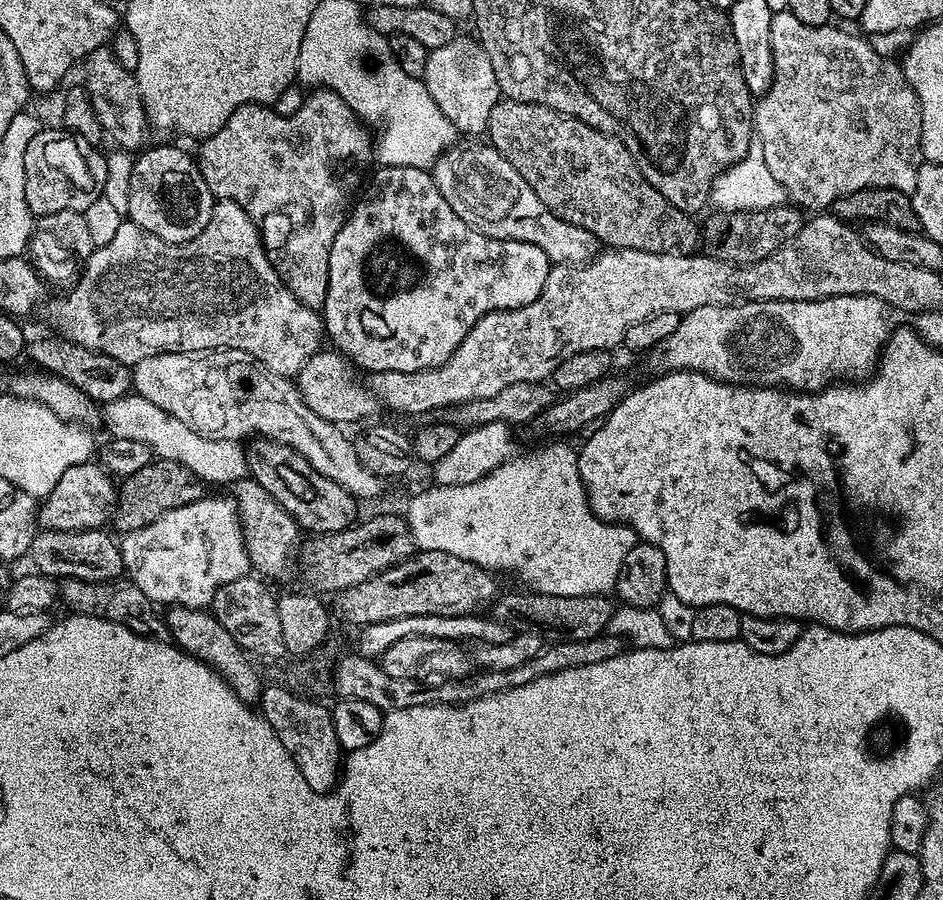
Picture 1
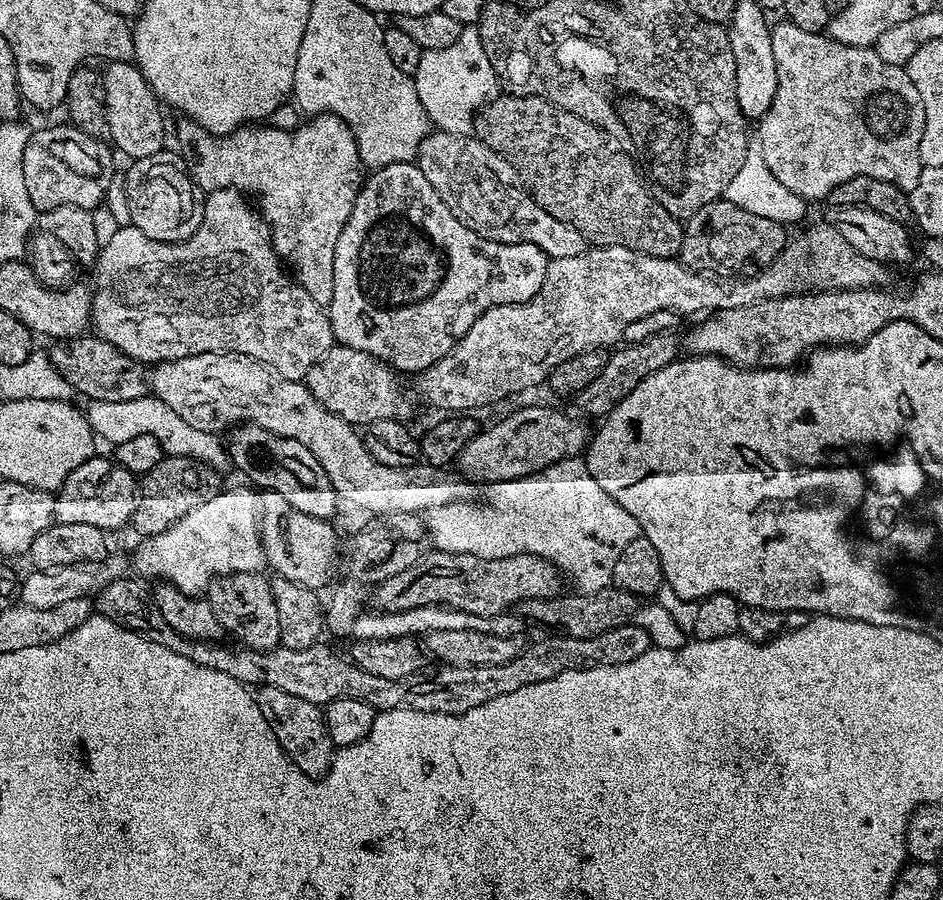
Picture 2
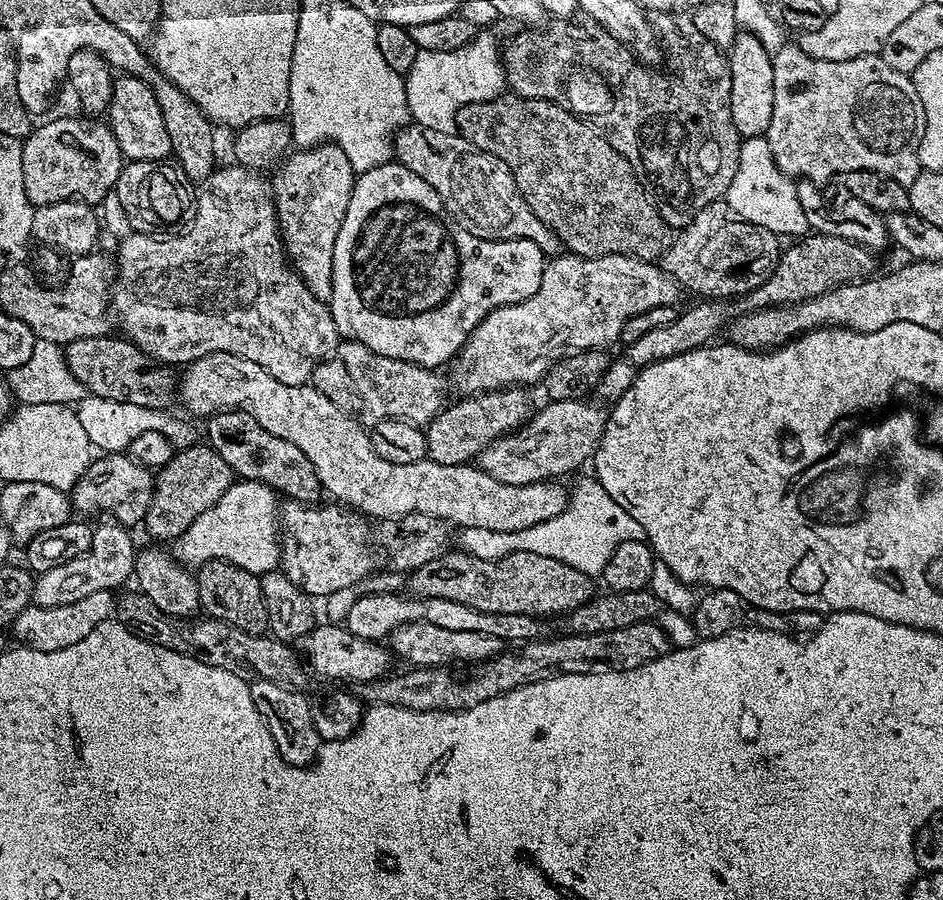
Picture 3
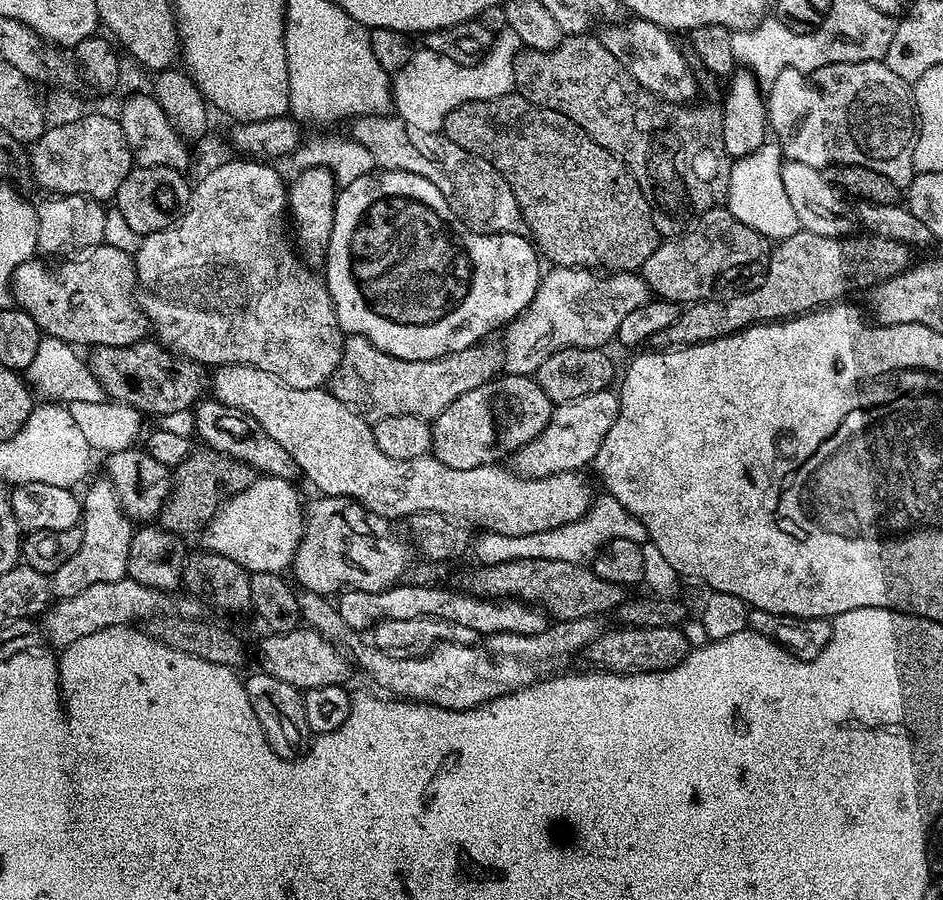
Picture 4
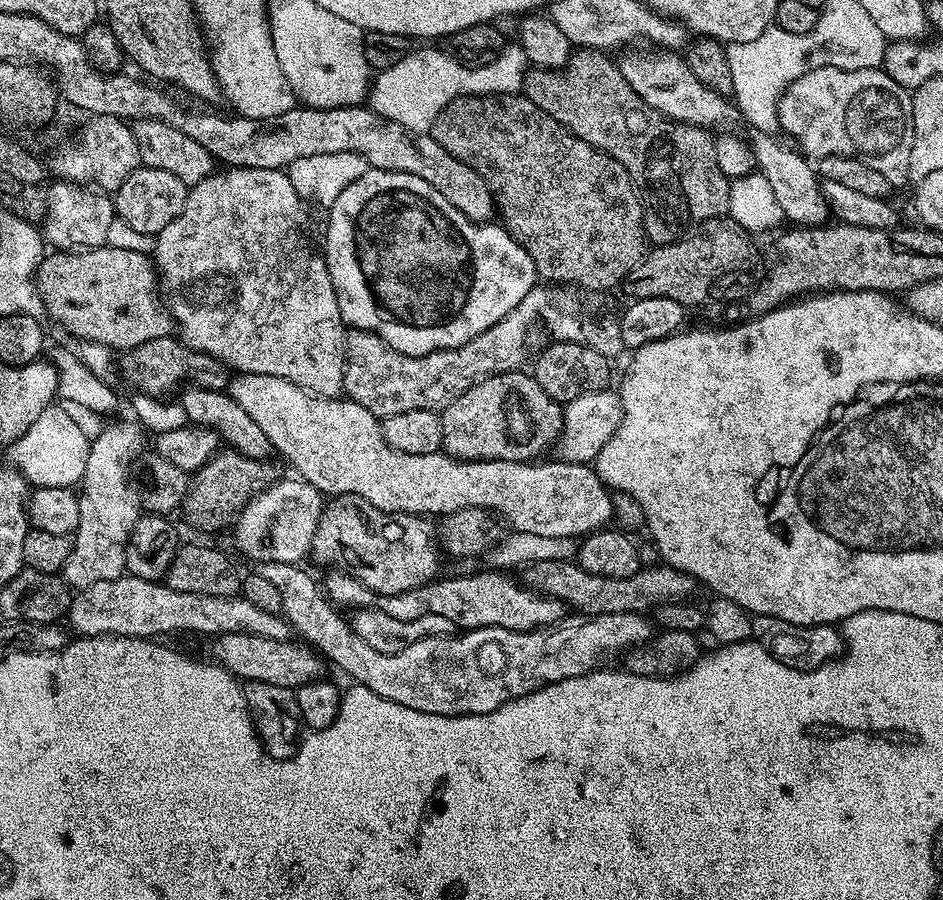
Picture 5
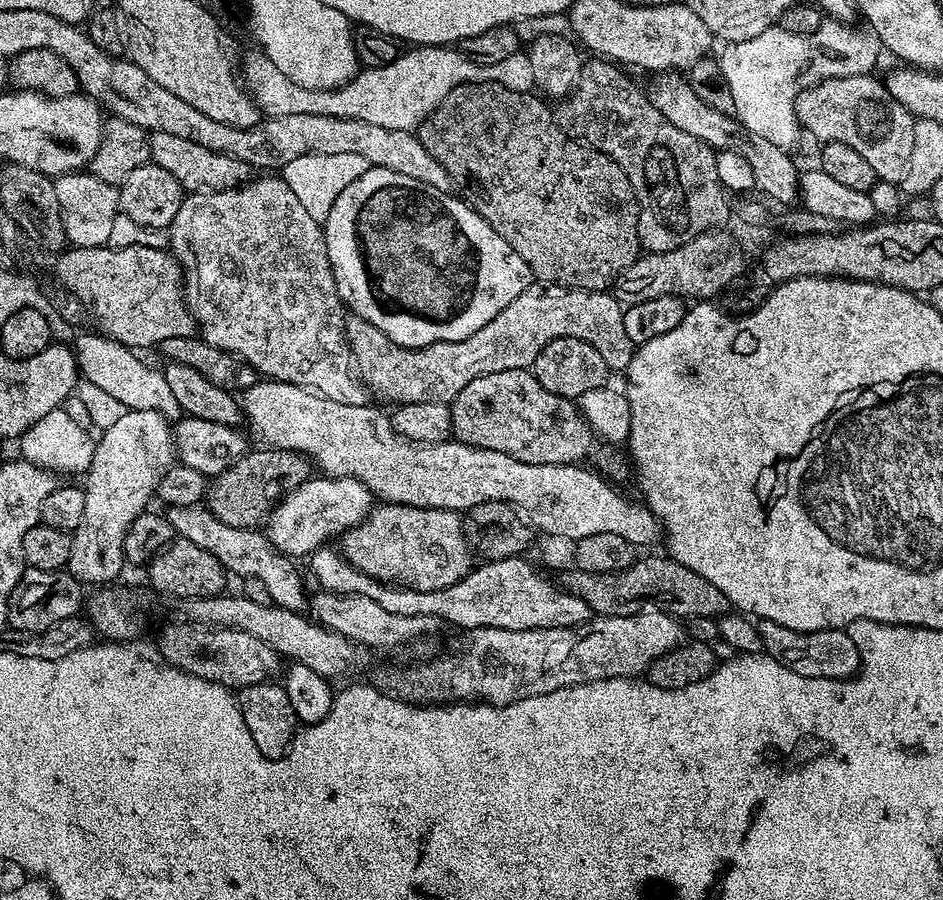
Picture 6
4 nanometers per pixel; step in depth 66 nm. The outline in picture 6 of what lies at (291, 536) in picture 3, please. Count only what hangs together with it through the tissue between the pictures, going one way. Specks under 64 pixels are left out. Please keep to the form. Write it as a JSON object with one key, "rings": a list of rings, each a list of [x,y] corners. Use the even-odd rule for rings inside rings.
{"rings":[[[382,502],[373,507],[362,523],[349,528],[339,537],[338,551],[362,574],[382,584],[414,590],[446,590],[446,586],[454,586],[454,582],[458,582],[474,567],[472,544],[468,541],[468,532],[464,529],[464,520],[460,516],[463,515],[459,511],[450,508],[415,508]]]}

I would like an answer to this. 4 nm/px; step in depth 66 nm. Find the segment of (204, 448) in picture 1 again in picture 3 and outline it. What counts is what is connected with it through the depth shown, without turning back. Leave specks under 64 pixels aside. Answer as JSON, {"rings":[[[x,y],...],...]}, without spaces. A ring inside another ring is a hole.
{"rings":[[[88,394],[77,403],[74,411],[93,447],[106,454],[125,451],[130,442],[149,430],[162,434],[178,450],[189,448],[198,440],[195,428],[190,423],[170,414],[171,411],[167,409],[114,402],[112,399],[102,399],[100,396]]]}

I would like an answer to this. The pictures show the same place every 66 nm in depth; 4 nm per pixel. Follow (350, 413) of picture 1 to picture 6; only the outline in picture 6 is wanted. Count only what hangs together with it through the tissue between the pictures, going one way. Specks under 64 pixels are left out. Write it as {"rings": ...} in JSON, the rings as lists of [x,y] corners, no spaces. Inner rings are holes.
{"rings":[[[543,282],[529,283],[526,290],[522,290],[522,294],[518,294],[518,298],[514,298],[514,302],[510,302],[510,306],[506,306],[506,310],[502,310],[502,314],[498,314],[498,318],[494,318],[490,322],[486,322],[486,326],[482,326],[482,330],[478,330],[474,334],[470,334],[470,338],[459,340],[458,342],[438,342],[434,341],[430,346],[422,346],[421,348],[407,348],[401,344],[394,343],[390,338],[386,338],[386,334],[382,334],[382,330],[378,330],[378,326],[370,326],[370,322],[366,322],[366,318],[361,316],[349,315],[344,322],[346,330],[346,338],[348,345],[352,351],[352,358],[356,366],[357,373],[361,380],[368,385],[373,393],[376,392],[384,400],[393,400],[393,405],[413,404],[414,402],[438,402],[439,404],[448,404],[456,397],[458,390],[462,390],[462,386],[467,386],[469,382],[474,382],[474,378],[482,378],[482,374],[494,374],[502,370],[518,370],[519,368],[531,369],[532,364],[538,358],[538,354],[547,344],[554,342],[554,338],[582,338],[586,342],[590,342],[590,346],[594,346],[594,350],[598,350],[598,354],[602,354],[602,358],[606,362],[606,366],[613,373],[623,373],[630,366],[634,346],[630,342],[629,335],[626,334],[626,322],[624,321],[624,308],[619,299],[611,291],[603,292],[586,292],[583,288],[567,288],[565,284],[546,284]]]}

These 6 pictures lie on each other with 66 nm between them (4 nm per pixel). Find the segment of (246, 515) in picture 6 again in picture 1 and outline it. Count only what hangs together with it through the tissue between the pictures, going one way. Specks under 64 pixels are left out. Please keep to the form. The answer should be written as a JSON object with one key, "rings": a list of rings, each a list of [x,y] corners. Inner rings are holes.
{"rings":[[[153,459],[151,464],[142,466],[138,474],[123,477],[118,488],[114,509],[117,533],[133,532],[142,526],[150,526],[162,514],[170,510],[178,510],[178,506],[186,506],[190,502],[198,502],[206,495],[206,484],[192,470],[178,462]]]}

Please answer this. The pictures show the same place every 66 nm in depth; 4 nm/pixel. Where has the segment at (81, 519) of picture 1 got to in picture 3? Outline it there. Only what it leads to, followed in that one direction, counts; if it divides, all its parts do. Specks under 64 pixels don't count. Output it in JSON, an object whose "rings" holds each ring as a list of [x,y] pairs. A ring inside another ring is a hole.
{"rings":[[[123,451],[100,454],[93,459],[89,468],[78,478],[76,485],[70,489],[70,503],[77,513],[105,512],[108,515],[105,517],[114,518],[115,523],[123,524],[125,528],[132,530],[135,529],[135,524],[143,525],[144,515],[150,510],[153,483],[153,473],[143,468],[138,462],[131,460]]]}

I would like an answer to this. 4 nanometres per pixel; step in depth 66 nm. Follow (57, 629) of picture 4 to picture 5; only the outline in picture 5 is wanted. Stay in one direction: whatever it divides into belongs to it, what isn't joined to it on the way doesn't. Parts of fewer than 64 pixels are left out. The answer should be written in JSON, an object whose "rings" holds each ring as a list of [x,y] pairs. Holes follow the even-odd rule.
{"rings":[[[127,574],[107,580],[94,582],[94,586],[79,589],[72,597],[72,605],[66,613],[67,627],[77,637],[85,636],[138,636],[141,638],[160,638],[163,632],[197,632],[200,636],[215,638],[226,634],[250,634],[262,638],[287,640],[290,636],[290,625],[283,615],[258,610],[254,602],[245,600],[240,594],[234,596],[215,596],[201,592],[179,592],[167,582],[147,580]]]}

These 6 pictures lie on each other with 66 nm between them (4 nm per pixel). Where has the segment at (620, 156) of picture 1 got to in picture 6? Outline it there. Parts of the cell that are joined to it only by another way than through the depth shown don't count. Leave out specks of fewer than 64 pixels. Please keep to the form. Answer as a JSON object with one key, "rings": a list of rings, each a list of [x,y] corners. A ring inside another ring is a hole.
{"rings":[[[470,82],[469,84],[459,84],[442,98],[438,105],[426,120],[423,120],[418,129],[418,135],[422,146],[426,146],[428,153],[448,171],[448,177],[453,185],[462,193],[463,199],[475,208],[476,212],[483,218],[492,229],[498,233],[510,246],[514,246],[514,251],[518,253],[518,258],[526,262],[526,266],[532,271],[533,277],[537,281],[546,284],[565,284],[567,288],[583,288],[586,292],[603,292],[611,289],[617,276],[626,266],[630,266],[635,260],[640,259],[642,249],[638,238],[638,214],[640,205],[636,202],[636,195],[630,186],[630,178],[606,154],[602,154],[596,148],[589,148],[587,144],[572,139],[563,128],[556,122],[553,109],[547,108],[543,104],[545,101],[539,95],[532,92],[515,92],[501,84],[490,82]]]}

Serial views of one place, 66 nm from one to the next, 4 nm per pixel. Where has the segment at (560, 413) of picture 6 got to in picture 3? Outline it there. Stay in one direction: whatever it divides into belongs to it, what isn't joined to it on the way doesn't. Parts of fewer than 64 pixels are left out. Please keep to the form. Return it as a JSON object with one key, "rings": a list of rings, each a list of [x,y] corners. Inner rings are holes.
{"rings":[[[523,387],[500,388],[497,392],[484,392],[479,396],[466,396],[457,399],[457,404],[449,403],[440,409],[438,415],[424,428],[427,459],[442,466],[458,466],[475,461],[482,449],[490,446],[507,432],[515,432],[528,423],[534,405],[528,401]]]}

